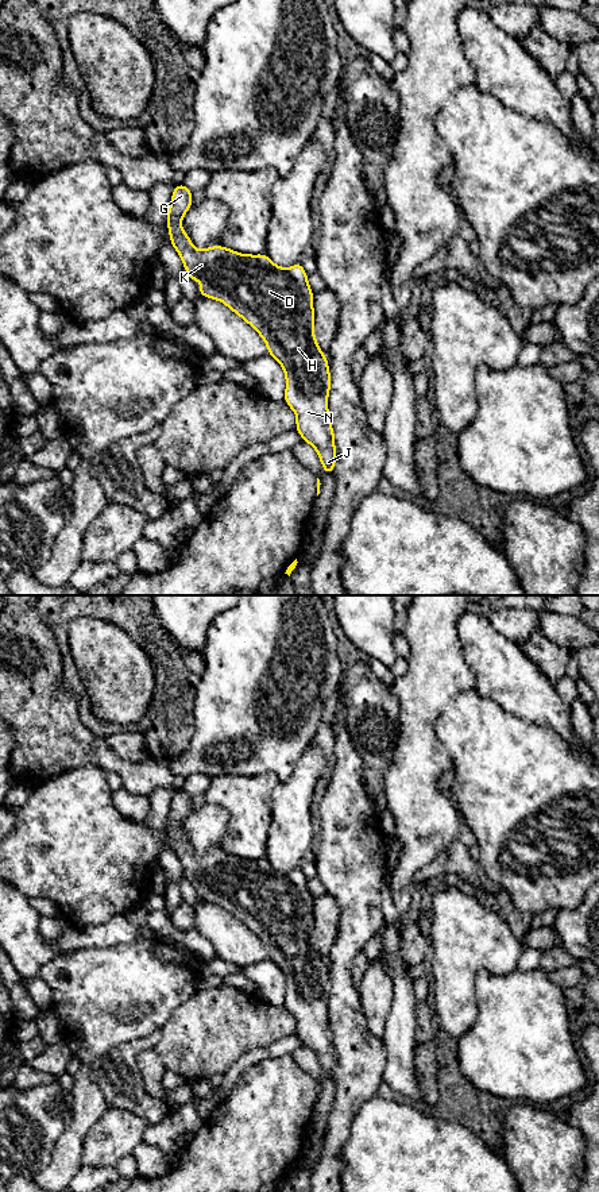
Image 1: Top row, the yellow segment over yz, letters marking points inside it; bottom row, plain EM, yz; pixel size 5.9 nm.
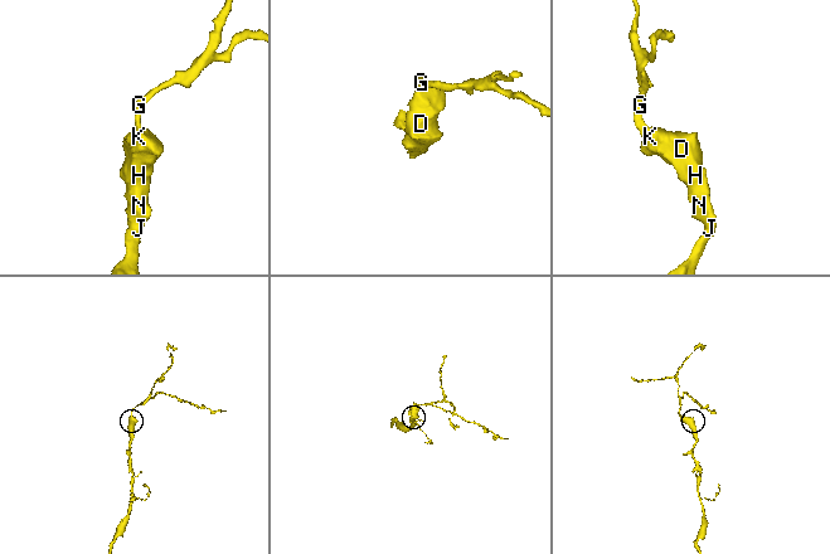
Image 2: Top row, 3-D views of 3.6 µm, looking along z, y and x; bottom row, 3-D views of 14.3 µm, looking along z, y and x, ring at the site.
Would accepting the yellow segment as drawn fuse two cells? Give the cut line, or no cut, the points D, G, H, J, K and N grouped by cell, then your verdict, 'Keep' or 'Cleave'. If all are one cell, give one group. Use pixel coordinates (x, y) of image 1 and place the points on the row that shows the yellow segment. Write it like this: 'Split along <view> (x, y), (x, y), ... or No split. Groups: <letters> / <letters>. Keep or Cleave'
No split. Groups: D G H J K N. Keep

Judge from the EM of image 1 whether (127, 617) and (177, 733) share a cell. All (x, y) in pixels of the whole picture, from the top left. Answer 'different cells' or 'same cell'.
same cell

